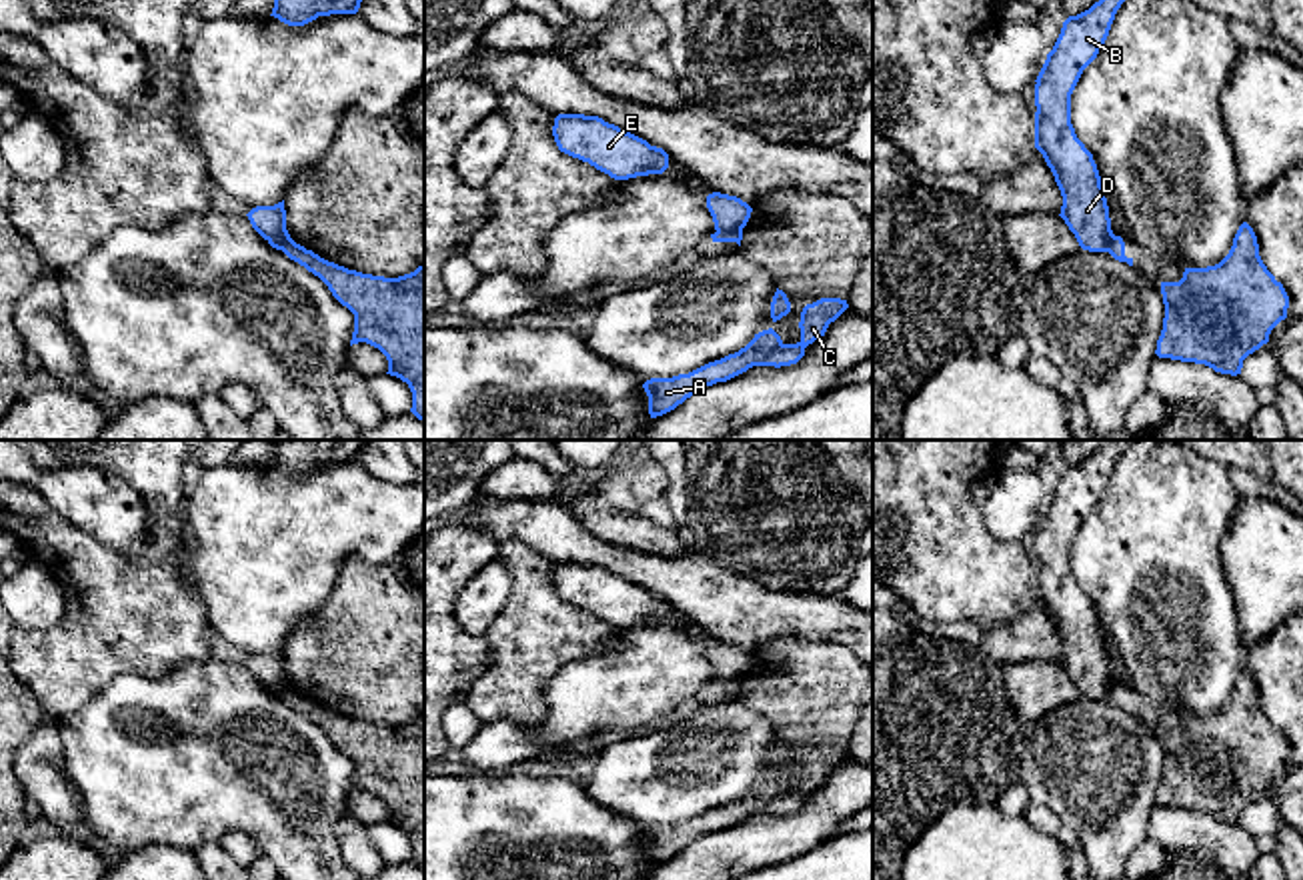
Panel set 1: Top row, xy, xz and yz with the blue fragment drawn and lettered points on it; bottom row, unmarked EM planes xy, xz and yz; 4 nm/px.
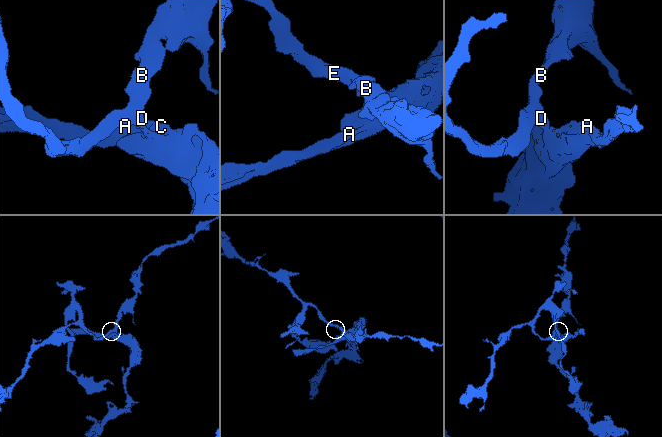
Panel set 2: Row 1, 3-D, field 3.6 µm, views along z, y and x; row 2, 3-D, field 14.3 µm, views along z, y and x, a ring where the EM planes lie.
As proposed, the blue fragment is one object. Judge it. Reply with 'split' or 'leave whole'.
split

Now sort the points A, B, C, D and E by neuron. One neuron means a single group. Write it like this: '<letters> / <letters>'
A C / B D E

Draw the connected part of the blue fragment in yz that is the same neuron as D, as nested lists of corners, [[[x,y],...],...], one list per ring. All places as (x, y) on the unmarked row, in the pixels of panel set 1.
[[[1109,440],[1089,458],[1069,464],[1035,528],[1035,596],[1061,638],[1059,664],[1089,700],[1107,700],[1113,678],[1097,612],[1071,572],[1071,542],[1131,442],[1135,440]]]

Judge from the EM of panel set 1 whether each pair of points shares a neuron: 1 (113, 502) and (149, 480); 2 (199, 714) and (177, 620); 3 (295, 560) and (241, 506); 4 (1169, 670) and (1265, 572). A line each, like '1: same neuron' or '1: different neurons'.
1: different neurons
2: different neurons
3: same neuron
4: different neurons

